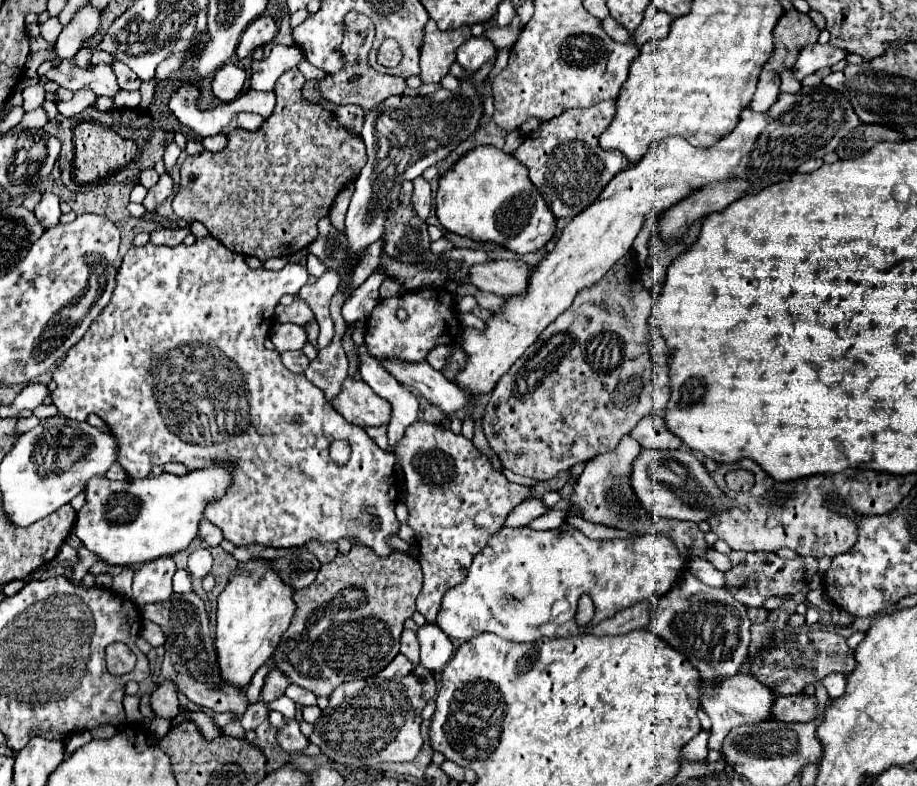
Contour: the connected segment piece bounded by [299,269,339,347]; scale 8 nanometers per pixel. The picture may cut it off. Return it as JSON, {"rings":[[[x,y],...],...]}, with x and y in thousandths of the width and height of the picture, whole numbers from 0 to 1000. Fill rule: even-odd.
{"rings":[[[357,342],[344,363],[333,363],[326,370],[326,378],[339,391],[339,396],[344,398],[344,406],[350,416],[348,424],[348,441],[357,441],[365,426],[363,421],[363,406],[359,401],[359,385],[361,378],[365,375],[365,370],[370,368],[370,352],[365,350],[365,345]]]}

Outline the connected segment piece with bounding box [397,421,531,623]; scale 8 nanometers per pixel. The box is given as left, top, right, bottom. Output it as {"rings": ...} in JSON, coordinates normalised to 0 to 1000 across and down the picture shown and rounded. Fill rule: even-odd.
{"rings":[[[453,536],[442,548],[439,561],[433,564],[433,579],[437,584],[444,615],[442,635],[442,642],[446,648],[444,665],[453,676],[453,686],[457,693],[457,716],[461,724],[461,749],[459,757],[455,760],[455,777],[463,782],[466,793],[474,793],[483,757],[492,747],[505,742],[505,737],[509,734],[509,721],[514,721],[516,716],[516,709],[522,701],[527,701],[527,696],[531,696],[535,681],[549,673],[553,655],[557,653],[559,645],[564,645],[577,632],[579,620],[555,615],[551,604],[538,594],[535,584],[522,576],[522,571],[518,571],[516,561],[507,559],[505,553],[496,553],[492,546],[463,536]]]}

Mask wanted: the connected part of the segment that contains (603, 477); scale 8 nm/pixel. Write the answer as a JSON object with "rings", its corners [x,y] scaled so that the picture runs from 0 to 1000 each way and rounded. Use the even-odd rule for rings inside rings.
{"rings":[[[679,553],[675,566],[668,574],[662,574],[658,579],[651,579],[638,592],[638,599],[629,609],[623,630],[623,642],[634,648],[634,655],[642,663],[658,665],[664,670],[673,673],[684,673],[695,681],[706,681],[714,678],[714,663],[712,655],[708,655],[699,640],[692,635],[688,617],[686,617],[686,602],[688,602],[688,589],[697,579],[699,569],[688,559],[688,553]]]}

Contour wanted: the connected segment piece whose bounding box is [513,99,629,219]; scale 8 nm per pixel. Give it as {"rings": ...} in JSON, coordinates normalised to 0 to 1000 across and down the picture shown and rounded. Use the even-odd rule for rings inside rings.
{"rings":[[[662,126],[649,136],[616,141],[590,156],[559,195],[562,202],[577,215],[577,228],[590,243],[597,263],[607,279],[625,279],[631,268],[638,268],[655,248],[662,233],[686,212],[677,192],[658,192],[653,187],[653,172],[664,162],[668,146],[671,126]]]}

